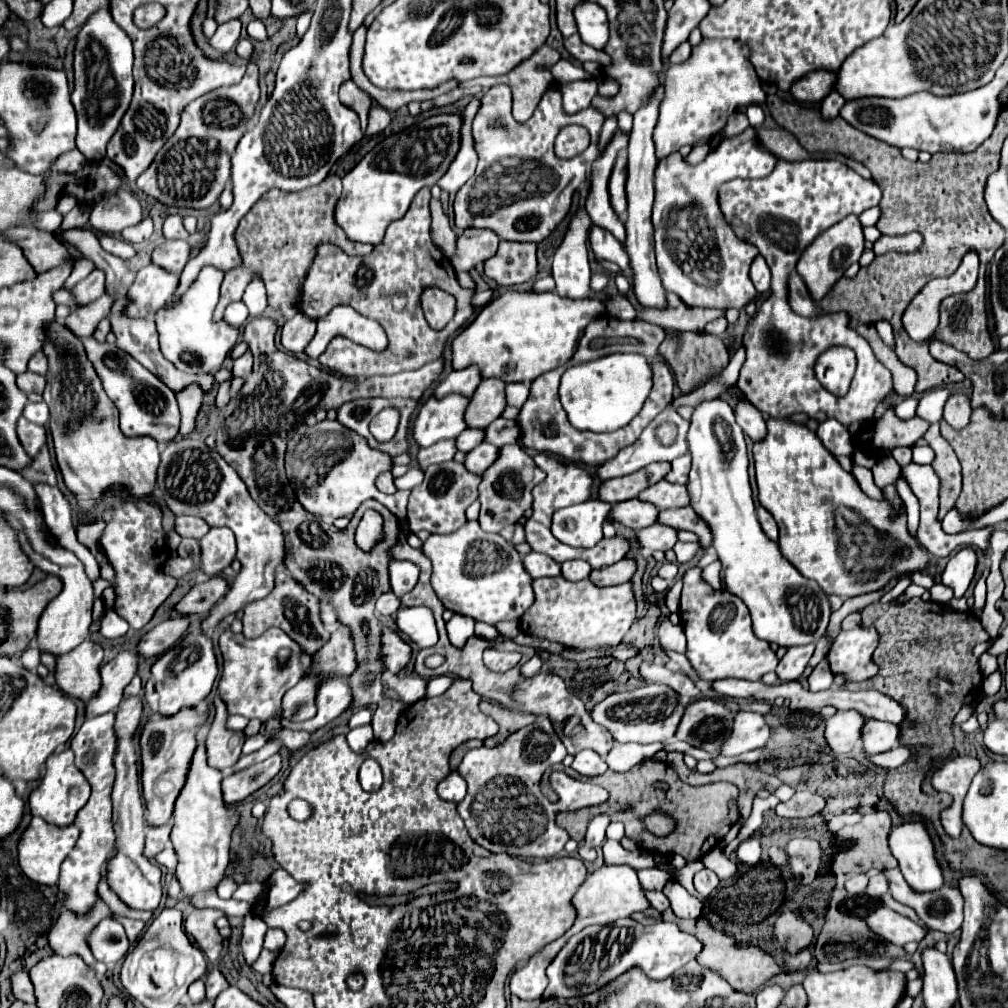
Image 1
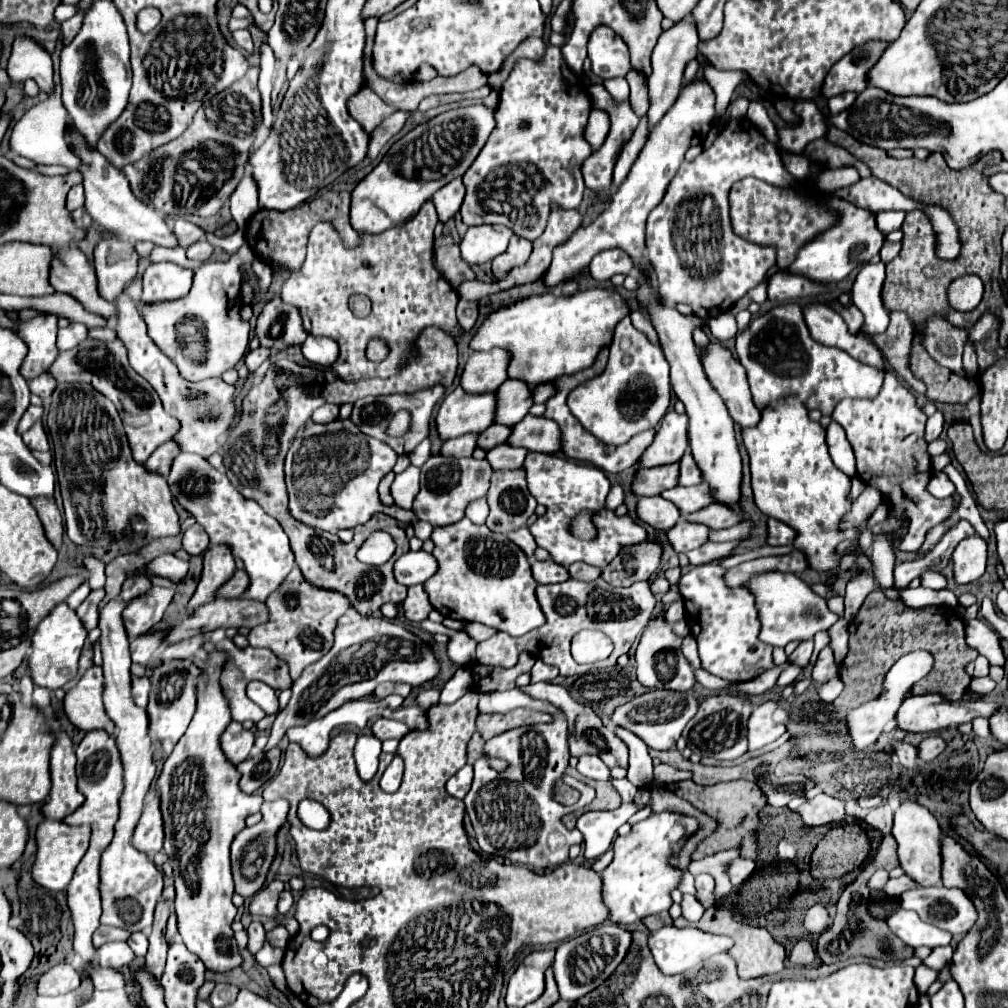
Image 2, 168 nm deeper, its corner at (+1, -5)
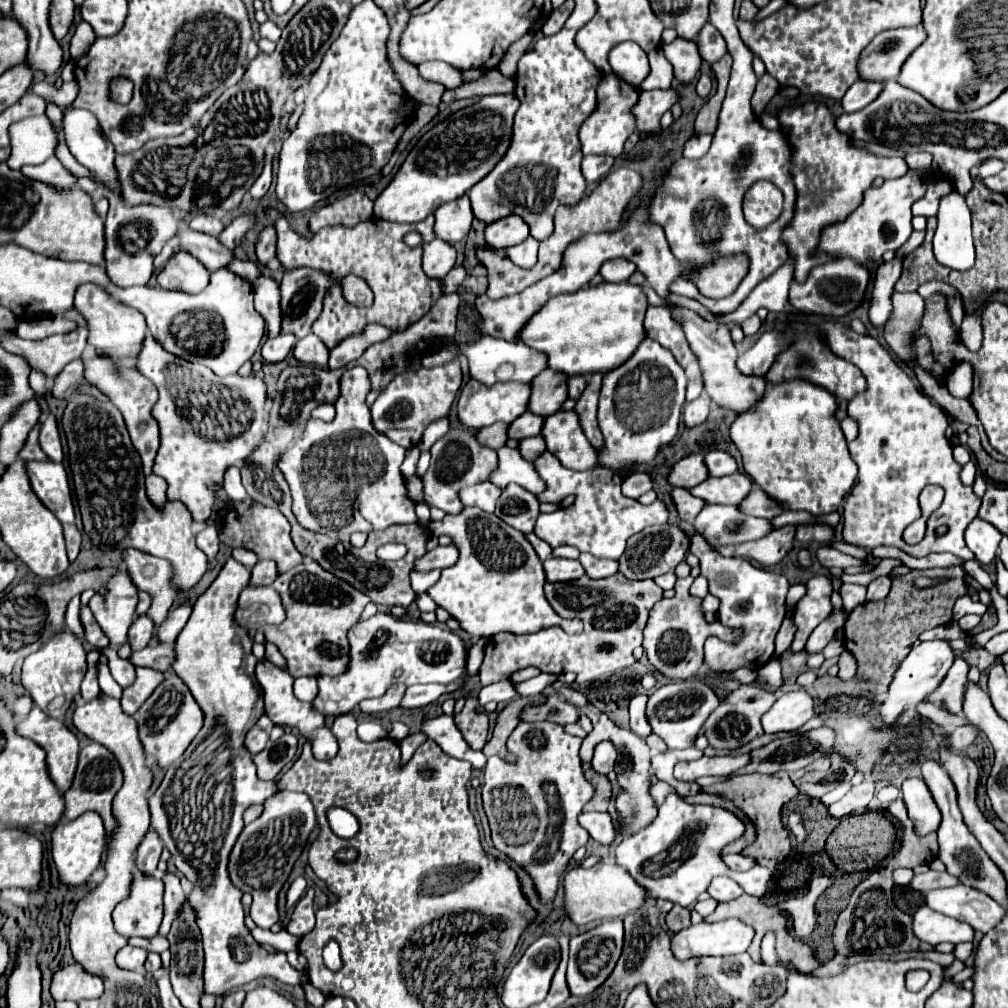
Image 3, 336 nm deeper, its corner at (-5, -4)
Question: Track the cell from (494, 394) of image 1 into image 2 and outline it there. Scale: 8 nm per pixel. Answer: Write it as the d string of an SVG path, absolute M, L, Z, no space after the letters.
M507 380L497 390L497 424L517 424L533 406L533 388L523 380Z

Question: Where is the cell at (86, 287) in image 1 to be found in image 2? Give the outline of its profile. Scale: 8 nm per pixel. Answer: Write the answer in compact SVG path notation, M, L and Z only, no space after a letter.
M103 238L95 246L93 264L101 296L113 302L125 290L125 286L135 278L139 266L139 254L129 240Z

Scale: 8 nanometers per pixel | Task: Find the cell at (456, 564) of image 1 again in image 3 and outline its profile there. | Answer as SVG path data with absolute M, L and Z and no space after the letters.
M465 507L463 513L459 515L445 515L445 519L429 523L429 531L433 535L449 535L453 539L453 545L459 549L459 561L453 567L443 569L441 579L427 593L439 607L443 607L451 617L455 617L469 635L491 637L501 631L527 635L527 633L535 633L535 631L555 626L560 626L568 634L583 631L583 623L580 619L561 619L551 609L551 605L543 595L545 573L537 553L533 551L531 543L525 539L523 533L509 527L499 517L483 513L473 507Z

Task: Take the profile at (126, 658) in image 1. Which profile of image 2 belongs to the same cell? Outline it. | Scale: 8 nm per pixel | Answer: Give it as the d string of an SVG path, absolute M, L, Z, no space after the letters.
M159 630L159 632L149 632L145 636L139 636L131 642L131 658L133 662L139 662L139 664L147 664L153 654L163 648L163 636L165 636L167 630Z

